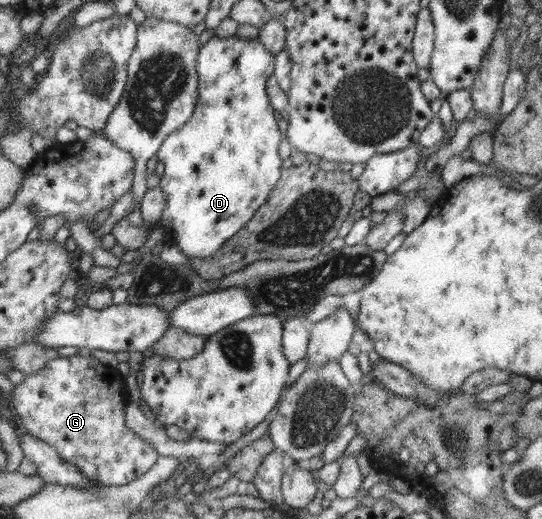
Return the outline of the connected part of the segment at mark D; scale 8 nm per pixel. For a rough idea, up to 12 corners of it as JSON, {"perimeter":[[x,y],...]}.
{"perimeter":[[213,36],[193,117],[155,155],[160,223],[212,257],[286,165],[275,57]]}

